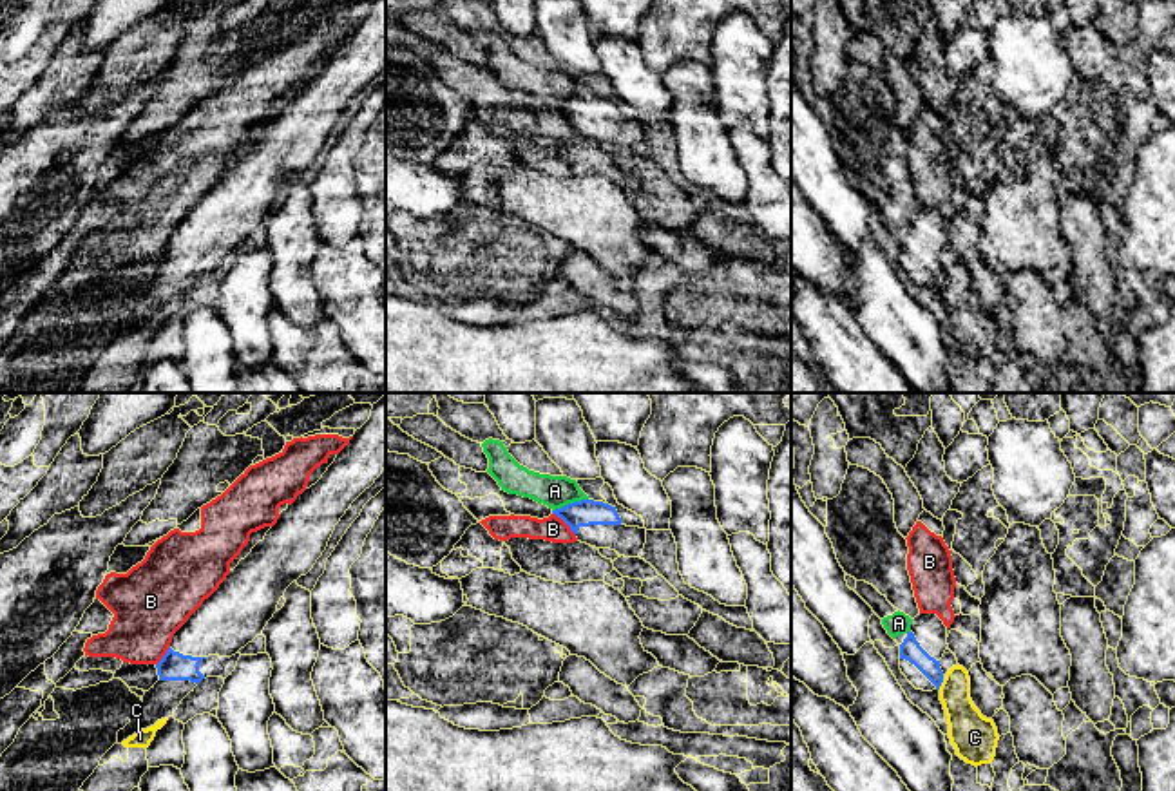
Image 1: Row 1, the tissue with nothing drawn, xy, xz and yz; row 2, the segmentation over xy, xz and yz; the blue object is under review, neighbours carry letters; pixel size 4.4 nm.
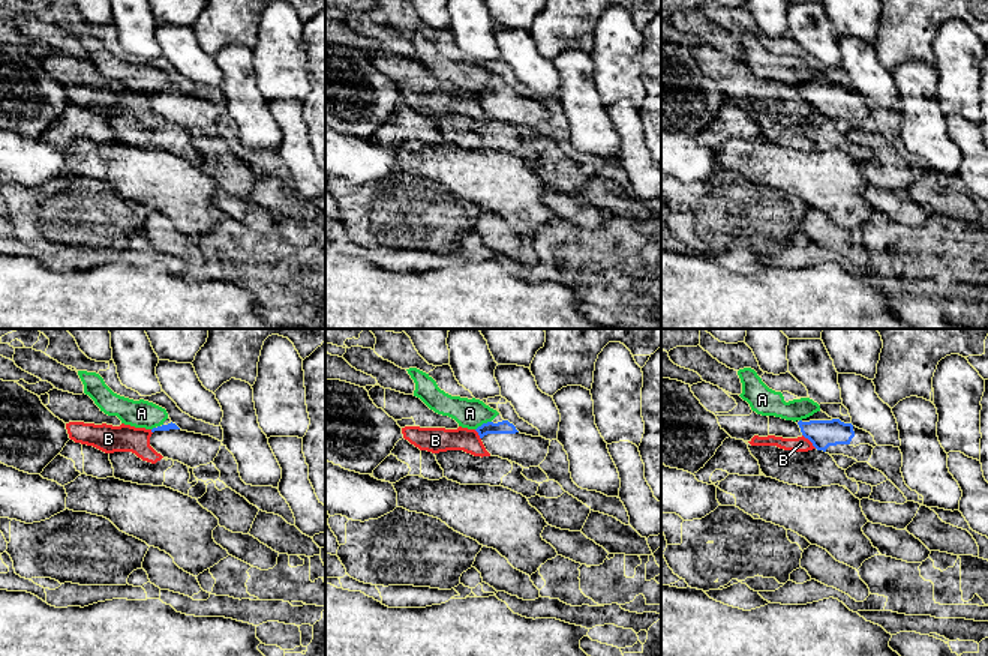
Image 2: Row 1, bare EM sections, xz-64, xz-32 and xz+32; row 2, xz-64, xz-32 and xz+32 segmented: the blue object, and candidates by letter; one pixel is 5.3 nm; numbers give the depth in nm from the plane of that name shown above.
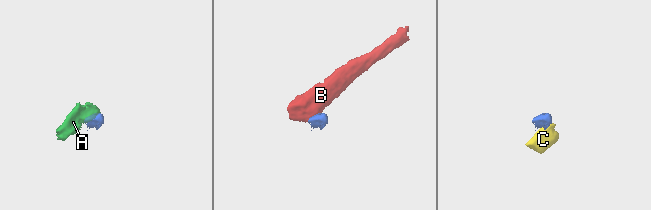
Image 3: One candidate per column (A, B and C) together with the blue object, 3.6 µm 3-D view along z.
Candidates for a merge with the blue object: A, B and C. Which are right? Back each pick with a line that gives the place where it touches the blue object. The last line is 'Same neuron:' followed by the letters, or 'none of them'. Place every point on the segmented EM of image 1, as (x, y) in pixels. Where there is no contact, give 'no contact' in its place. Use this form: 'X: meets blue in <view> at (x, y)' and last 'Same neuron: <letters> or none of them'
Same neuron: none of them

